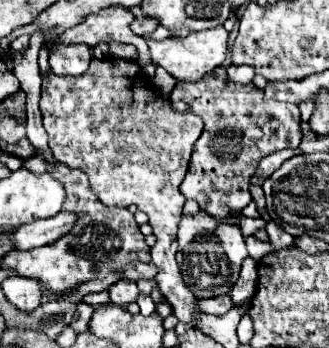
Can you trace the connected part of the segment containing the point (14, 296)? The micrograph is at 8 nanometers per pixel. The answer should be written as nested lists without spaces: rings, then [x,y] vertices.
[[[6,278],[2,282],[4,296],[18,306],[20,310],[34,310],[40,306],[42,290],[38,290],[38,282],[30,282],[30,278]]]

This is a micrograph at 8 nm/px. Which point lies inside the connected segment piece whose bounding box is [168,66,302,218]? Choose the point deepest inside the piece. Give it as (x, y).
(218, 177)

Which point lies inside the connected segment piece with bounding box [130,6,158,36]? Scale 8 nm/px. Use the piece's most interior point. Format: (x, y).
(141, 25)

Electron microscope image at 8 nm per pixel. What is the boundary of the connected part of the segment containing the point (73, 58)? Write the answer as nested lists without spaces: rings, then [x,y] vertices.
[[[62,46],[58,54],[50,56],[50,70],[56,76],[80,76],[88,70],[92,52],[88,46]]]

